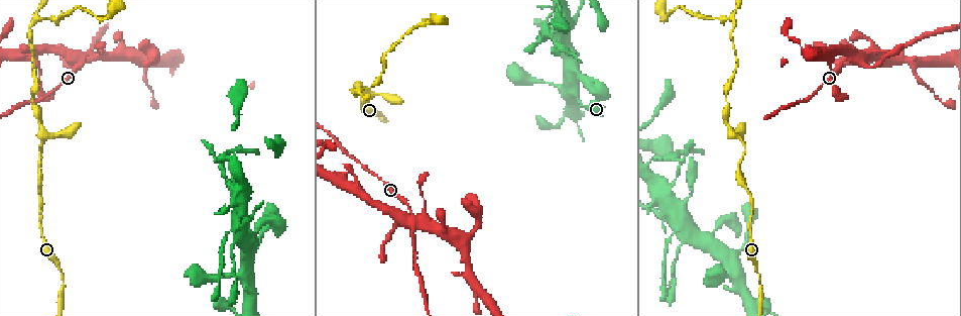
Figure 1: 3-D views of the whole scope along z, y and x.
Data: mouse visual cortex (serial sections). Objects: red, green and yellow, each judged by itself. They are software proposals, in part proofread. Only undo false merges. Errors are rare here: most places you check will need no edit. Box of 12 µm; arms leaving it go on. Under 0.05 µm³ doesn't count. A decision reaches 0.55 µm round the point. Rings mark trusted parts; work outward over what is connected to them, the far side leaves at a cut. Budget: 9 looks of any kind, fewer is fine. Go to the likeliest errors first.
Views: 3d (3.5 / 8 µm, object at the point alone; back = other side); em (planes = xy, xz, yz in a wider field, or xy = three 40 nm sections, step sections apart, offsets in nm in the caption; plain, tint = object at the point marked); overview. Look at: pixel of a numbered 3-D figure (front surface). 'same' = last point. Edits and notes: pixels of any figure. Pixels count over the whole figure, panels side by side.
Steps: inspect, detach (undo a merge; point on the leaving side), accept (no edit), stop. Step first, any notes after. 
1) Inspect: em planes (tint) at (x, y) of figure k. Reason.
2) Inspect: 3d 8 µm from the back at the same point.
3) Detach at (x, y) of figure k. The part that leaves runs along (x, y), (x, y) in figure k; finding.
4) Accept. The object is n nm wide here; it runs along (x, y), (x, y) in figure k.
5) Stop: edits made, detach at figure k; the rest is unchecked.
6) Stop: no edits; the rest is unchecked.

Inspect: 3d 3.5 µm at (361, 89) of figure 1. Side arm on a straight run.

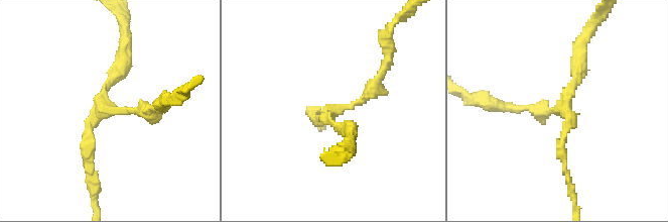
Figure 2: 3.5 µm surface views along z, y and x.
Inspect: em xy step 1 (tint) at (328, 113) of figure 2. Need the tissue.

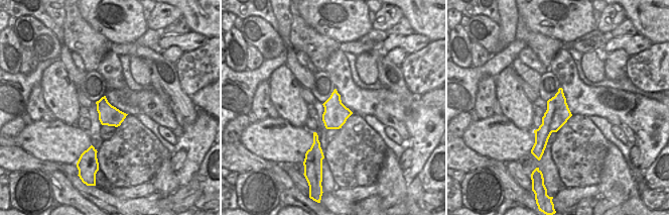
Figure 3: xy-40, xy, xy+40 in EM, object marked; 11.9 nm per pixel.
Inspect: em xy step 3 (tint) at the same point. Another direction.

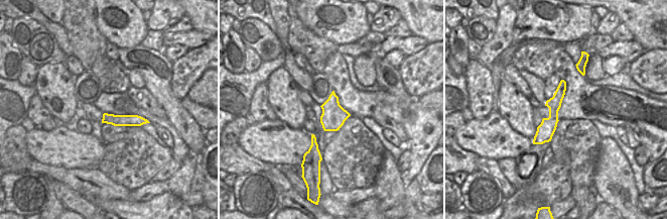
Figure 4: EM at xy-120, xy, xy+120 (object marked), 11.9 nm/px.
Accept. The arms are 150, 200, 200 nm wide; it runs along (562, 83), (553, 118), (535, 141) in figure 4; continuous, no second cell.

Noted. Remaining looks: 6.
Inspect: 3d 3.5 µm at (411, 219) of figure 1. A narrow waist.

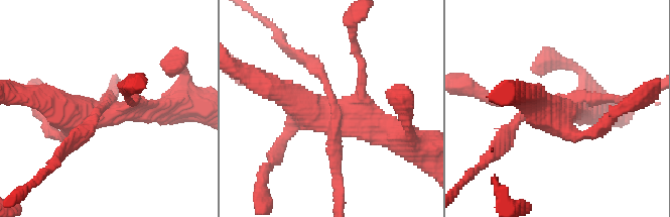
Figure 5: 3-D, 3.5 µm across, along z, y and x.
Inspect: em planes (tint) at (327, 112) of figure 5. Need the tissue.

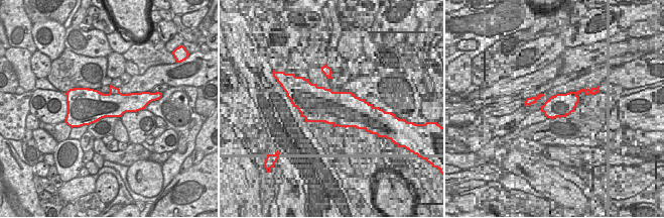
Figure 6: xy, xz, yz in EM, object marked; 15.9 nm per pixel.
Accept. The object is 500 nm wide here; it runs along (87, 129), (46, 96) in figure 5; continuous, no second cell.

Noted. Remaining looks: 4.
Inspect: 3d 3.5 µm from the back at (916, 61) of figure 1. Calibre changes.

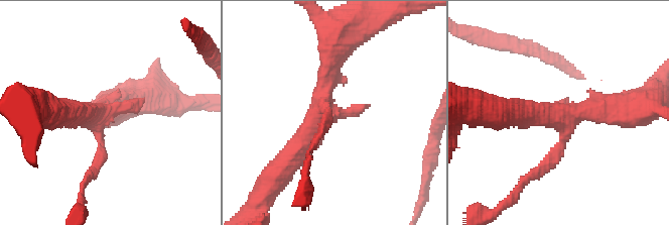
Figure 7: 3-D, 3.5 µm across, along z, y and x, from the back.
Inspect: em xy step 3 (tint) at (324, 104) of figure 7.

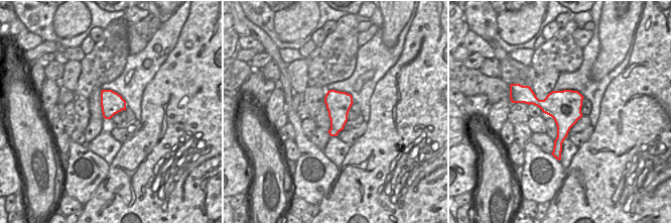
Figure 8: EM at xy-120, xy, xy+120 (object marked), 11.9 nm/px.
Accept. It runs along (340, 40), (324, 108), (287, 162) in figure 7; continuous, no second cell.

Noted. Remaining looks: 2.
Inspect: 3d 8 µm at (721, 279) of figure 1.

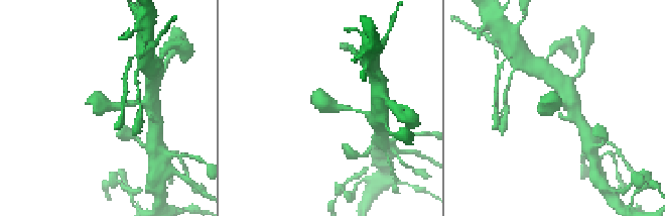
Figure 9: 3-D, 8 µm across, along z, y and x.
Inspect: 3d 3.5 µm at (556, 104) of figure 9. Closer look.

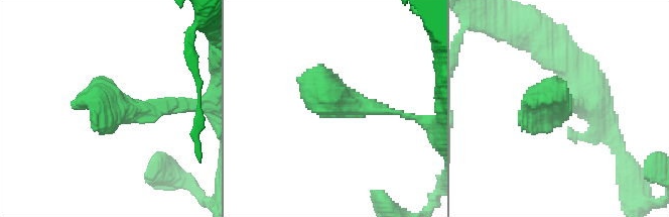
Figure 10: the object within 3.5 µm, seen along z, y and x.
Accept. It runs along (394, 111), (351, 106), (298, 80) in figure 10; continuous, no second cell.

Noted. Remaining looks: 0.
Stop: no edits; the rest is unchecked.

